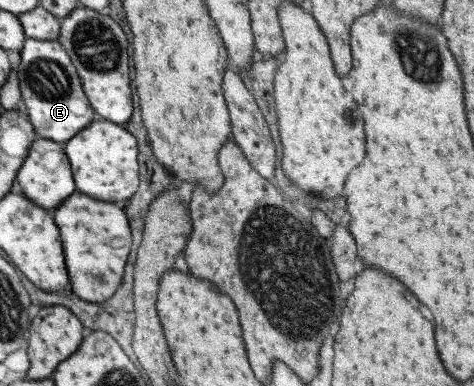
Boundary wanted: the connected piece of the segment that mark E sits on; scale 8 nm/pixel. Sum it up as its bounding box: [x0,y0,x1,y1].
[16,38,97,143]

